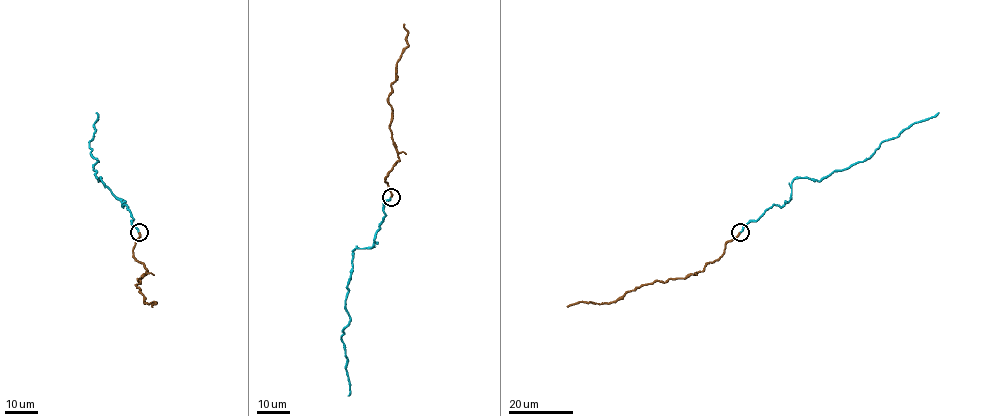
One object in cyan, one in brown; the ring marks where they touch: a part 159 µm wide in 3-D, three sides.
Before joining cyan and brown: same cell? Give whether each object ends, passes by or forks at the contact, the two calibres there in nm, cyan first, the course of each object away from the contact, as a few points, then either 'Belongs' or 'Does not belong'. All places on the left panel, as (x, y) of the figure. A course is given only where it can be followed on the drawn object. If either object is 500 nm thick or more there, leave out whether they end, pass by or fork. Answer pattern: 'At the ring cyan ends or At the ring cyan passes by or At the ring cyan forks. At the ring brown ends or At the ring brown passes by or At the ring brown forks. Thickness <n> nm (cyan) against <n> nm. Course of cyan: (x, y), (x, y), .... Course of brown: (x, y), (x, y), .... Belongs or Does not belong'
At the ring cyan ends. At the ring brown ends. Thickness 260 nm (cyan) against 320 nm. Course of cyan: (138, 232), (131, 224), (131, 212), (95, 176), (94, 166), (98, 161), (89, 142), (96, 112). Course of brown: (138, 232), (133, 256), (146, 271), (138, 279), (140, 281), (136, 285), (145, 303), (155, 302), (151, 306). Belongs

